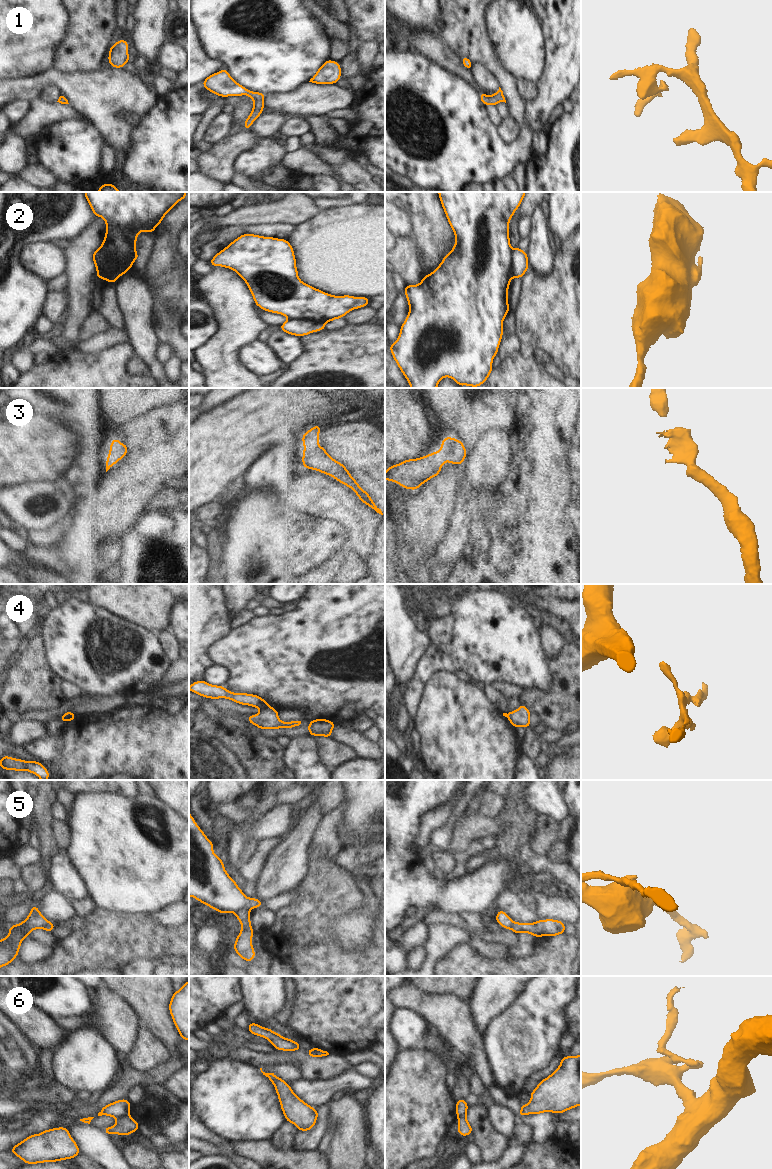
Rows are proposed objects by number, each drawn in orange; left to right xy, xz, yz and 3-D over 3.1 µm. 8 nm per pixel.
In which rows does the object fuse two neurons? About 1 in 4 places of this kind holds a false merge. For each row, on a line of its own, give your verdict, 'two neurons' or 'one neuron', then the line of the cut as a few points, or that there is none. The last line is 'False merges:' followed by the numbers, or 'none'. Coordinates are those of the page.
1: one neuron; cut none
2: two neurons; cut xy (98, 249), (105, 258), (104, 269), (112, 274), (108, 280)
3: one neuron; cut none
4: two neurons; cut xz (269, 706), (261, 710)
5: two neurons; cut xz (249, 909), (238, 909), (234, 913)
6: two neurons; cut xy (128, 1115), (116, 1118)
False merges: 2, 4, 5, 6

